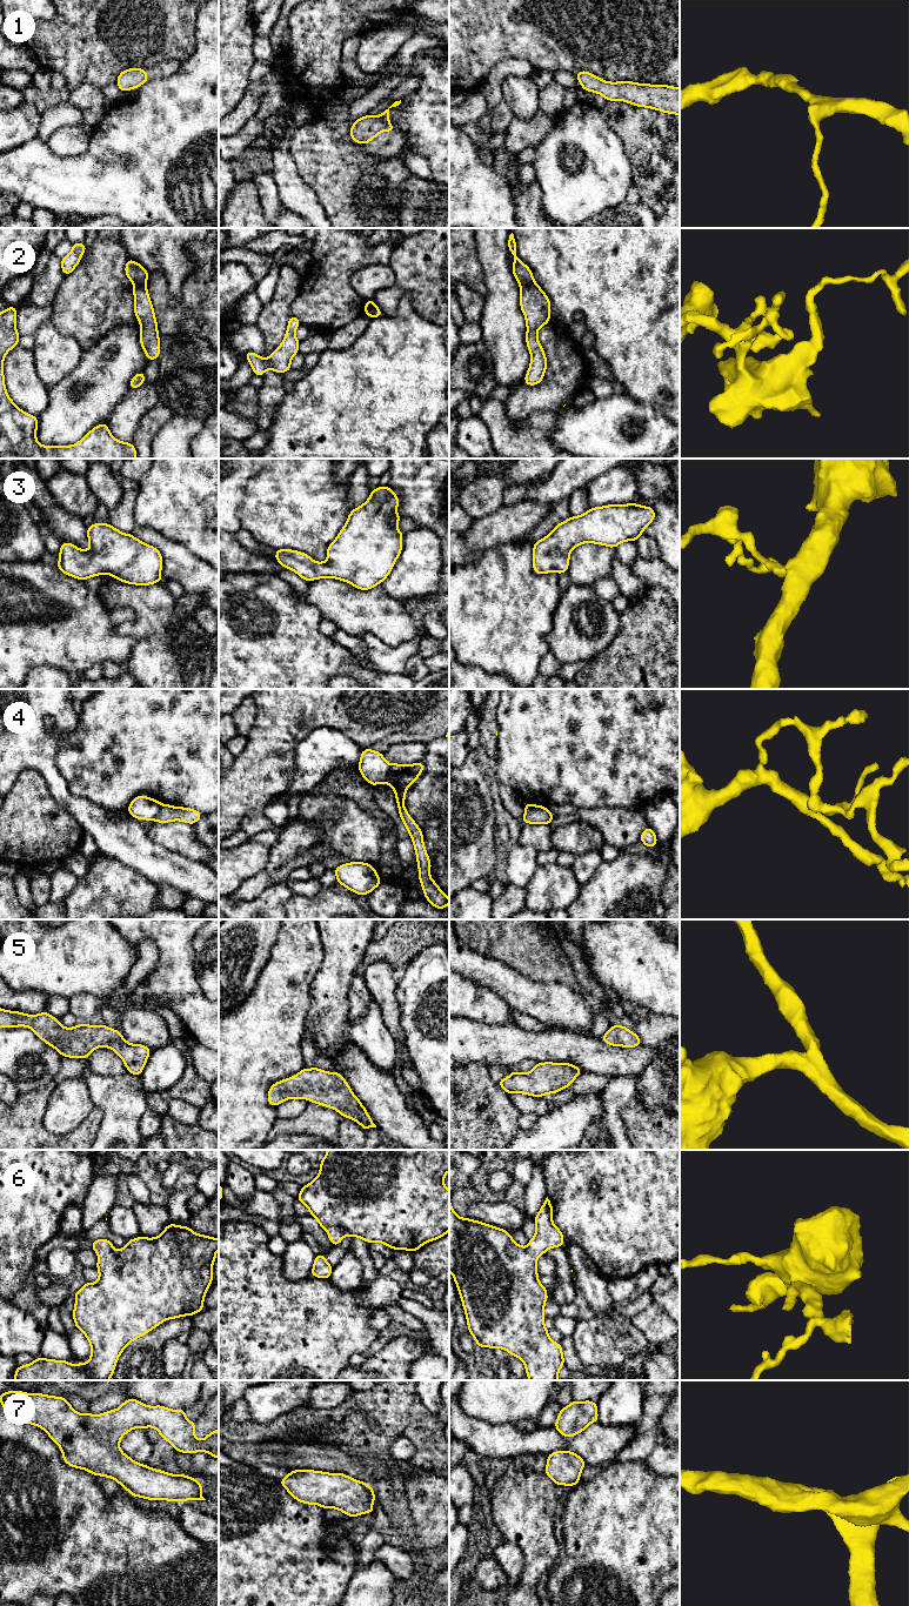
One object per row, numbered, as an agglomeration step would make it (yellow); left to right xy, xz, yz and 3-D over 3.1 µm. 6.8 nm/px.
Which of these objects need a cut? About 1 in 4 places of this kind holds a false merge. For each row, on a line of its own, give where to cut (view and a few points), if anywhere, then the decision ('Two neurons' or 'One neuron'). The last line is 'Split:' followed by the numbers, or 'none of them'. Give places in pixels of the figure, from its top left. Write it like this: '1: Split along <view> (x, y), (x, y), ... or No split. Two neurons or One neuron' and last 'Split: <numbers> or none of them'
1: No split. One neuron
2: Split along yz (534, 281), (521, 287). Two neurons
3: No split. One neuron
4: Split along xz (390, 765), (385, 782). Two neurons
5: No split. One neuron
6: No split. One neuron
7: No split. One neuron
Split: 2, 4

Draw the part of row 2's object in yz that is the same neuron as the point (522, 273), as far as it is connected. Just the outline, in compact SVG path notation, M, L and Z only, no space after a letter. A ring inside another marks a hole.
M513 233L509 235L507 243L509 247L509 253L514 255L514 263L512 265L512 270L519 286L524 287L535 282L530 268L527 265L524 265L517 256L516 241Z

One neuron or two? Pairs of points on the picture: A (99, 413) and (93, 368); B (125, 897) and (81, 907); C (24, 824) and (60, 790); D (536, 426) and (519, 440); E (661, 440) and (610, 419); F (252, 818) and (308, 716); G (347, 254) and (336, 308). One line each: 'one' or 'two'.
A: one
B: one
C: two
D: one
E: one
F: two
G: one

